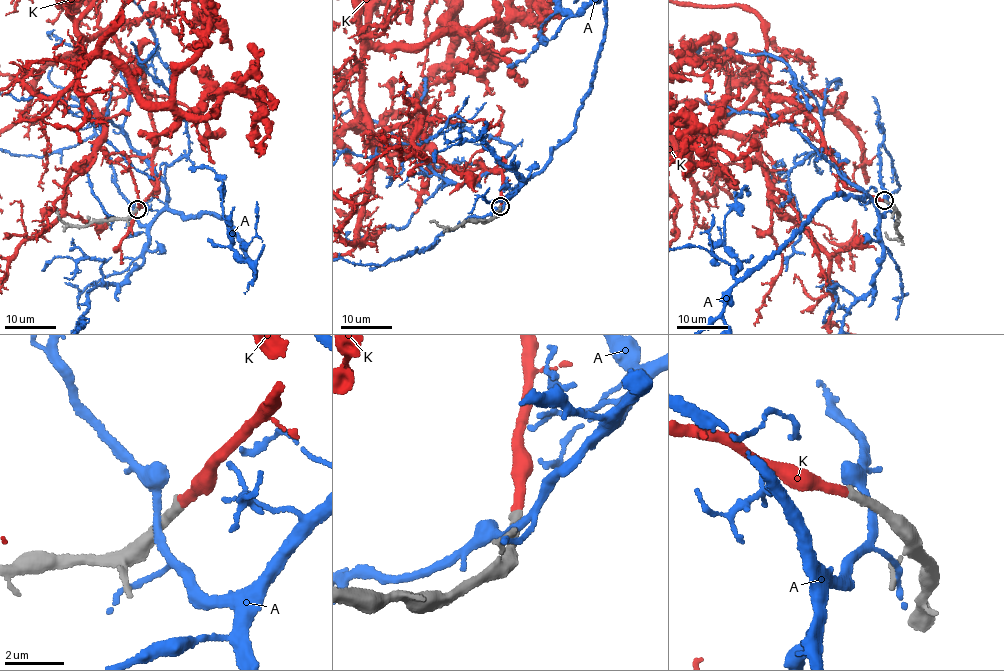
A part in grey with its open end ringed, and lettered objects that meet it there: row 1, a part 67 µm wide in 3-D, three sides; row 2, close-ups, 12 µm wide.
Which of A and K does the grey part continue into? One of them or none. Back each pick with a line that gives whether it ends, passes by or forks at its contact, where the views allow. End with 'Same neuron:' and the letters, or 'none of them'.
K: it ends there
Same neuron: K

